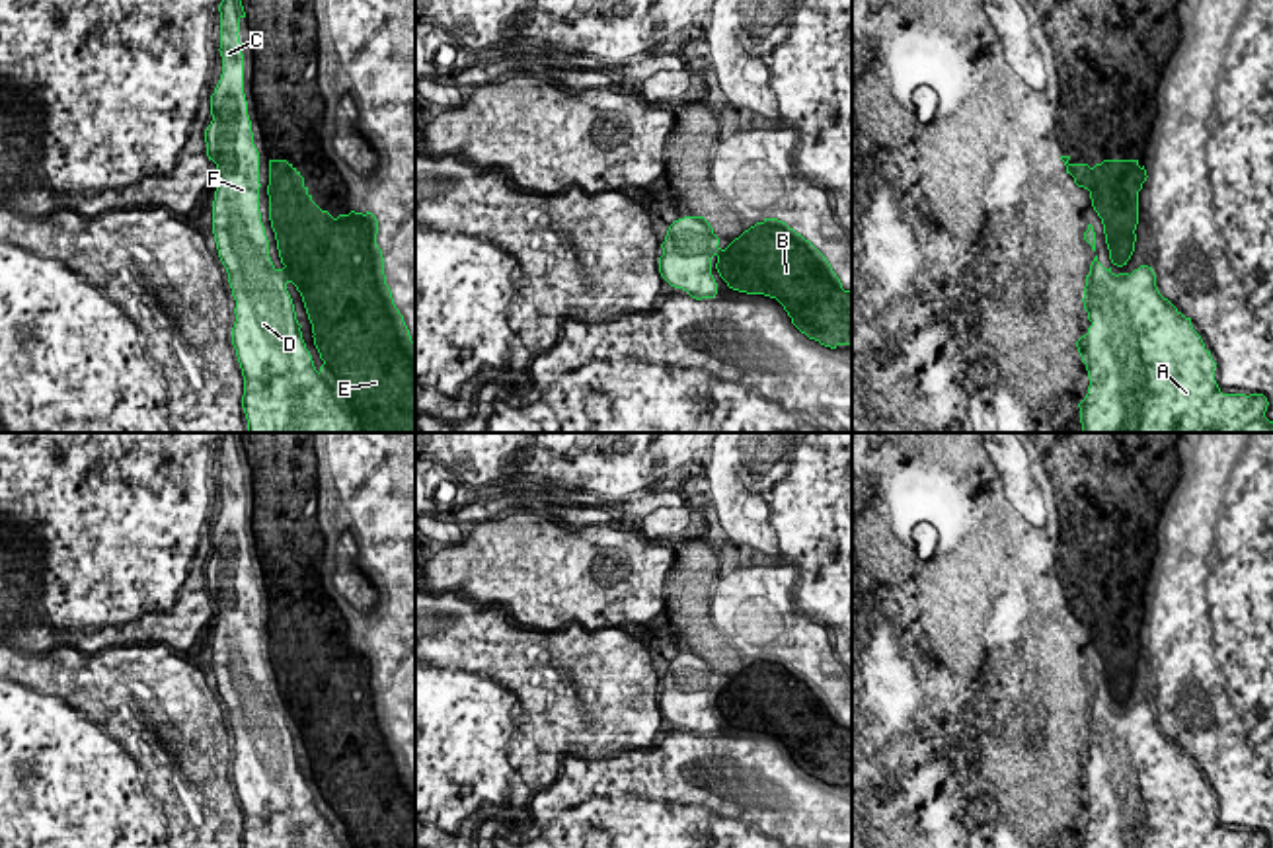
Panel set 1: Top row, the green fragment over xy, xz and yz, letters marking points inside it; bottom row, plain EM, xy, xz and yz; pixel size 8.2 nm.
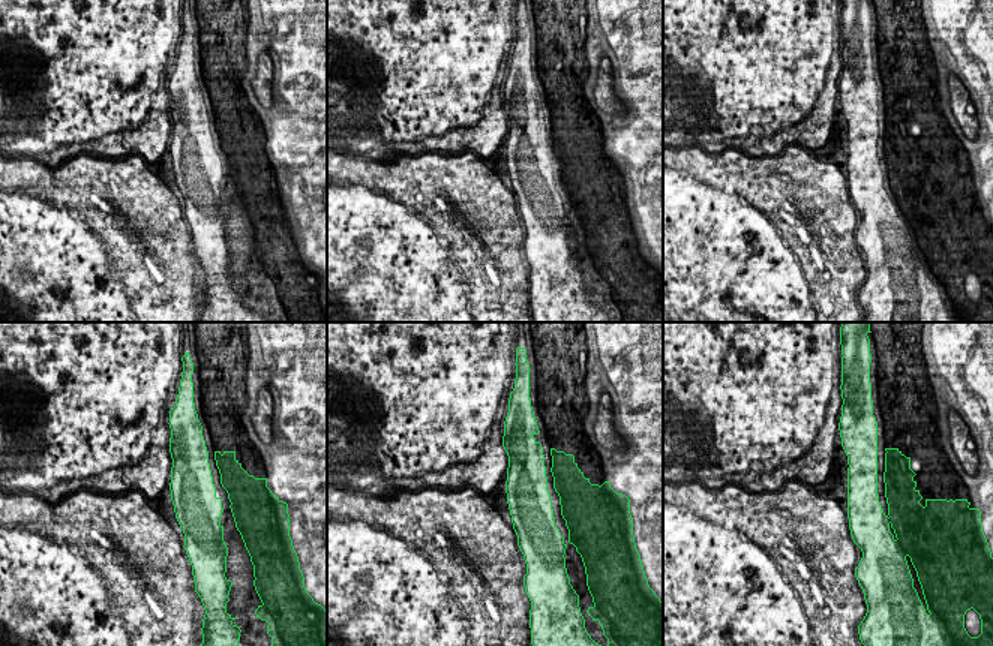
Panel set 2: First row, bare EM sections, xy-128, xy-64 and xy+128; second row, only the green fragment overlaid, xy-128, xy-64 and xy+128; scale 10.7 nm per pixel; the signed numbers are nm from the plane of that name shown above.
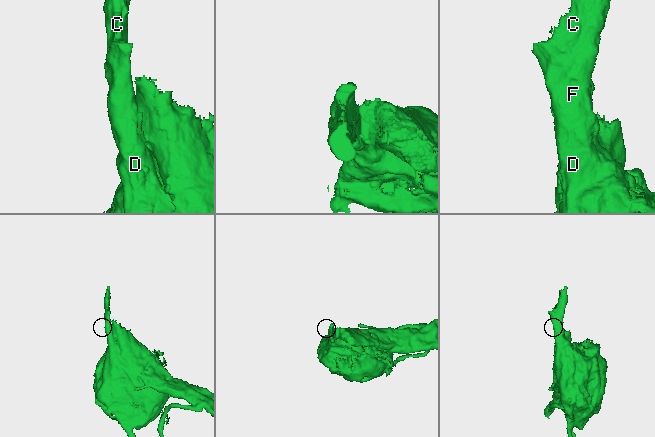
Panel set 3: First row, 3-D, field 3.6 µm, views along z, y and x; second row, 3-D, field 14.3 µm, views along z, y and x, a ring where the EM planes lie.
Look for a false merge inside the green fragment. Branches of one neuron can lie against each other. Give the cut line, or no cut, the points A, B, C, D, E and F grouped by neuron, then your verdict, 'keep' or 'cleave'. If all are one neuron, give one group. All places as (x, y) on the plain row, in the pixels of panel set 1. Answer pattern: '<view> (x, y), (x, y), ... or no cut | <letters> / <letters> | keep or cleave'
xy (316, 809), (342, 847) | A C D F / B E | cleave

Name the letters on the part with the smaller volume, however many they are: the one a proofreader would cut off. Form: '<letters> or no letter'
B, E

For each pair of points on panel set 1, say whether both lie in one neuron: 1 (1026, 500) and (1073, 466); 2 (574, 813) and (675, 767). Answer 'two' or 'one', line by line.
1: two
2: one

